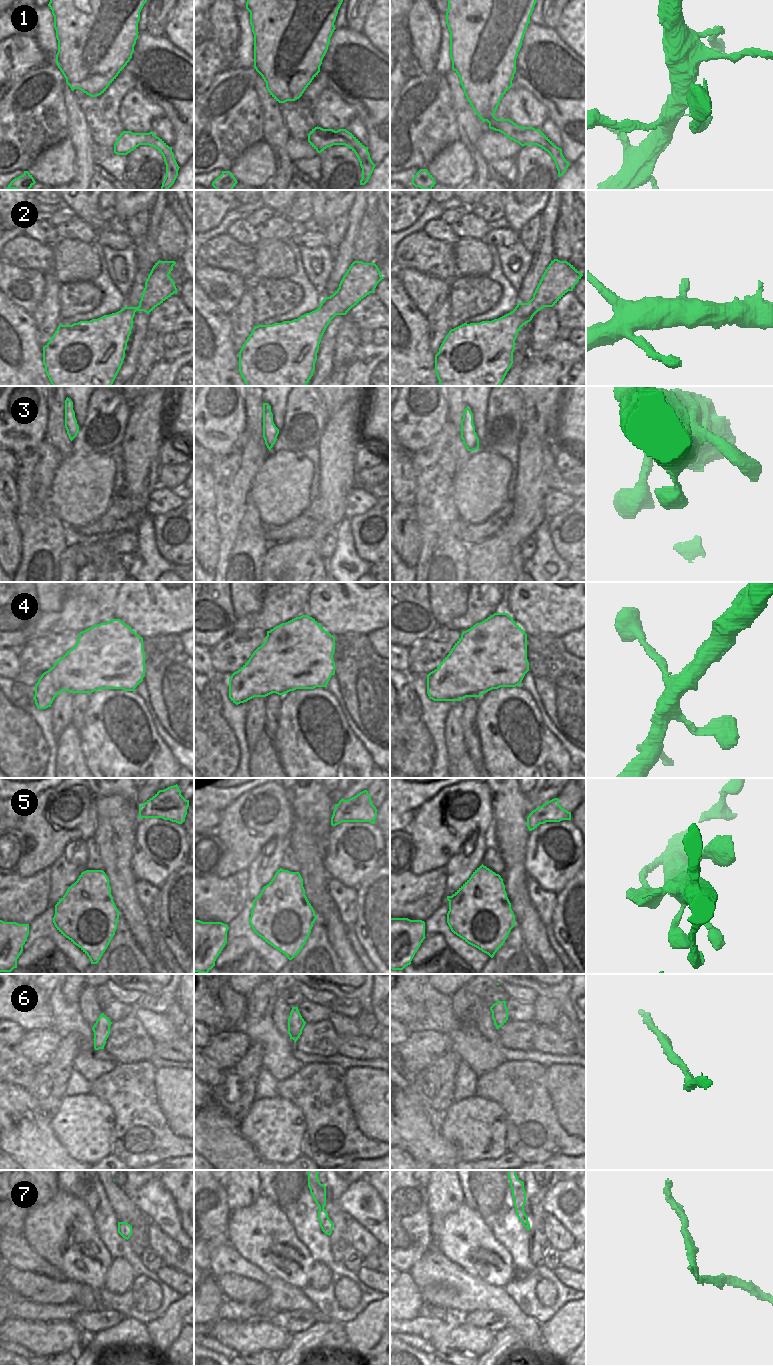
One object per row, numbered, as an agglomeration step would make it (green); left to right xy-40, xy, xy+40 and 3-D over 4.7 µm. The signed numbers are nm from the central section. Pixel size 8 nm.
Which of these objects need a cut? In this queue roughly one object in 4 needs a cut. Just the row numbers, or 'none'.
7

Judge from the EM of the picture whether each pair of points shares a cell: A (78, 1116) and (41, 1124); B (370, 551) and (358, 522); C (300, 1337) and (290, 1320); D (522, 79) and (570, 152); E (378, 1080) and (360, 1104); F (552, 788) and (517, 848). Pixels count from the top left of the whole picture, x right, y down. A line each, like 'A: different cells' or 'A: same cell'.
A: different cells
B: same cell
C: different cells
D: same cell
E: same cell
F: different cells

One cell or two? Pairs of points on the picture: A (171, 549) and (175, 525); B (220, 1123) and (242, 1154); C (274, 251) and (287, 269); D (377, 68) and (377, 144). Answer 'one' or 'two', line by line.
A: one
B: one
C: one
D: one

